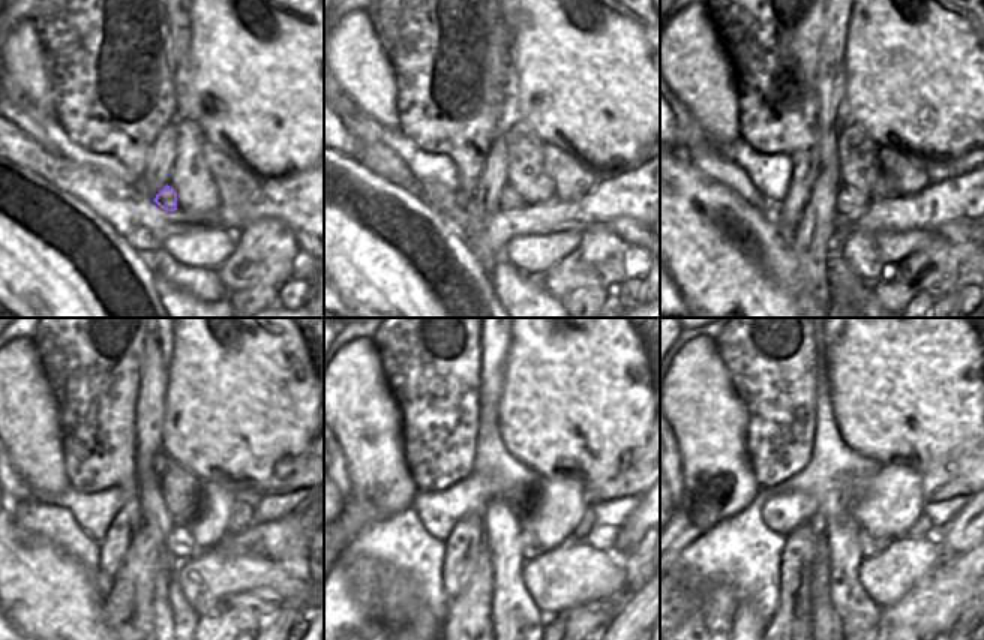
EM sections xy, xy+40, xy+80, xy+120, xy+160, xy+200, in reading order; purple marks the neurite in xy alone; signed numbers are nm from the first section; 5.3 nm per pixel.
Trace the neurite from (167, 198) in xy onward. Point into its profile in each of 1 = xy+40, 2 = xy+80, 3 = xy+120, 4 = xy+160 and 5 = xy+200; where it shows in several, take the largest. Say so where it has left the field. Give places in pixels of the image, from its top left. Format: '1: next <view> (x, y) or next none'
1: next xy+40 (509, 200)
2: next xy+80 (849, 201)
3: next xy+120 (179, 543)
4: next xy+160 (530, 547)
5: next xy+200 (869, 544)

